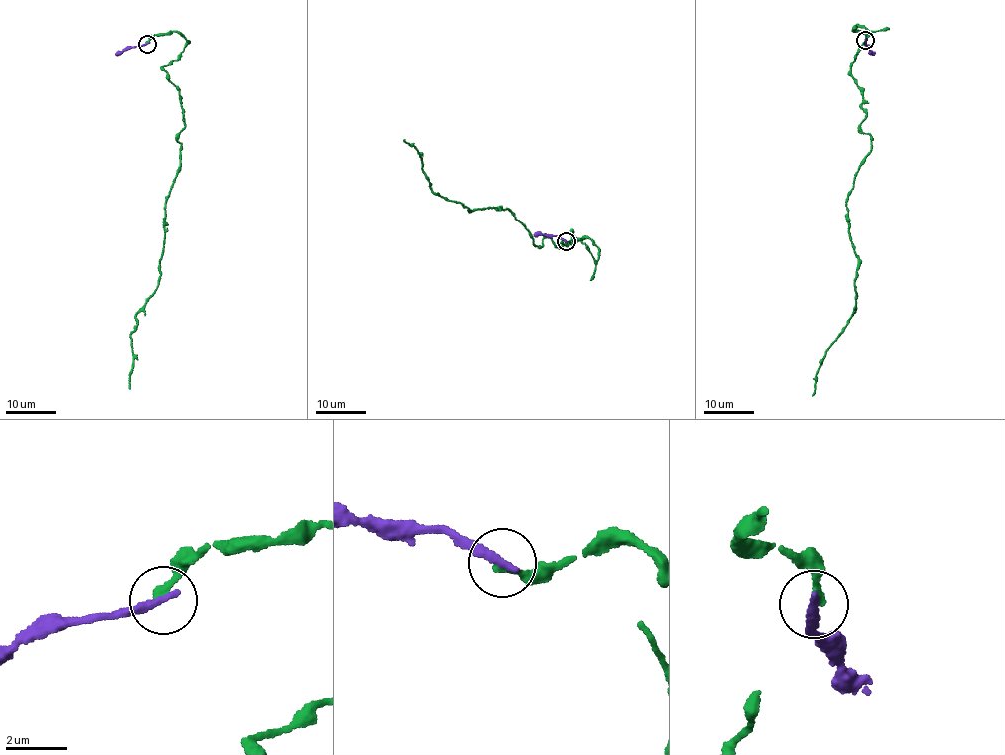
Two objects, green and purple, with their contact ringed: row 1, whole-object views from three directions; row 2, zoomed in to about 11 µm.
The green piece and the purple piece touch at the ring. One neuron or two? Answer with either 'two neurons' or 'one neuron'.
two neurons

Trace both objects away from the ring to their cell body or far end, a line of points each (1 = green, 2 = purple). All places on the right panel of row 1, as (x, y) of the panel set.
1: (865, 40), (853, 29), (857, 25), (867, 38), (850, 73), (871, 152), (847, 202), (857, 293), (812, 395)
2: (865, 40), (874, 54)

